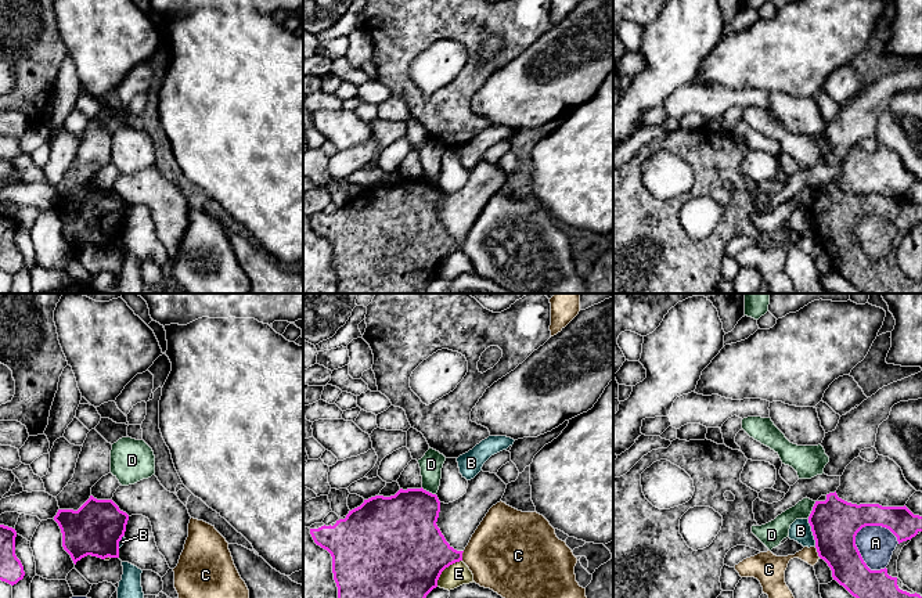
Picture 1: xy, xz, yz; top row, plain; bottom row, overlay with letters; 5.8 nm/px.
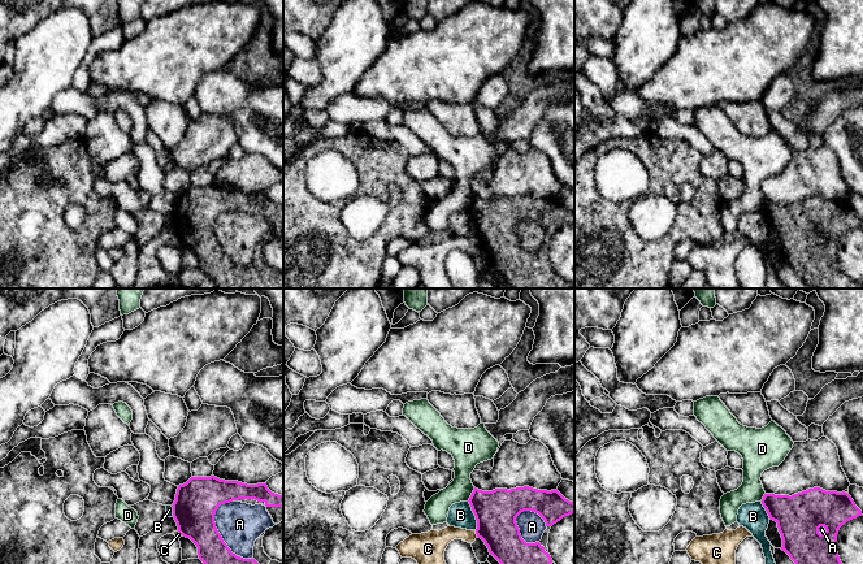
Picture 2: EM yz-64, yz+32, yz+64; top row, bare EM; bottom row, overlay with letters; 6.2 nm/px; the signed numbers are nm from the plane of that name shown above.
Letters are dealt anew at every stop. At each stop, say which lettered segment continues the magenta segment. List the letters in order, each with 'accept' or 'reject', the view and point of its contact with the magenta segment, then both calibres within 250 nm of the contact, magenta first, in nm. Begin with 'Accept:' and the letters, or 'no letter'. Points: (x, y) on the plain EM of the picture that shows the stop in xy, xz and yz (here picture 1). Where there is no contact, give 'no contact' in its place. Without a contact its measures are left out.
Accept: no letter
A: reject; meets magenta in yz at (860, 244); 280 nm thick on the magenta side, 200 nm on the other
B: reject; meets magenta in yz at (813, 223); 280 nm thick on the magenta side, 130 nm on the other
C: reject; meets magenta in yz at (817, 241); 280 nm thick on the magenta side, 110 nm on the other
D: reject; meets magenta in yz at (813, 200); 280 nm thick on the magenta side, 130 nm on the other
E: reject; meets magenta in xz at (445, 258); 480 nm thick on the magenta side, 140 nm on the other

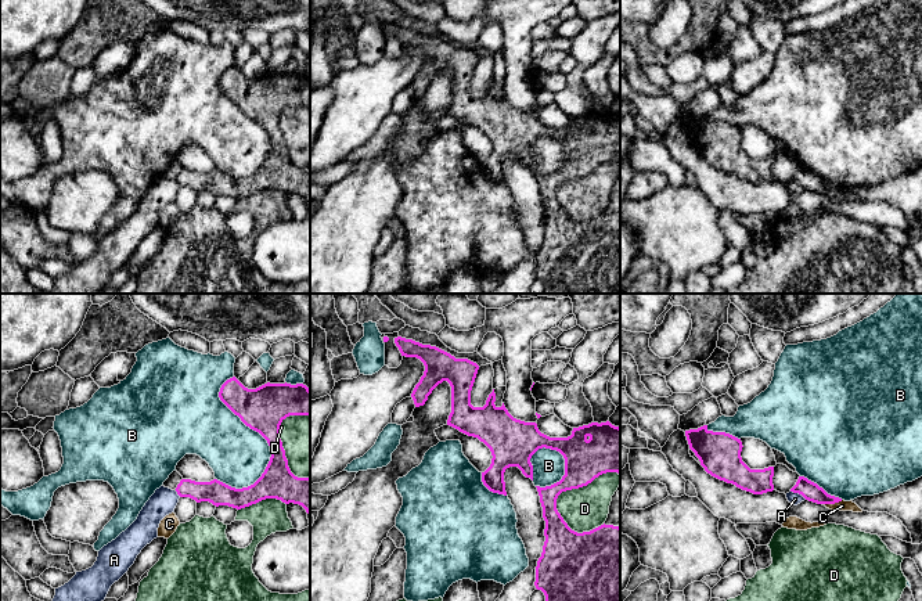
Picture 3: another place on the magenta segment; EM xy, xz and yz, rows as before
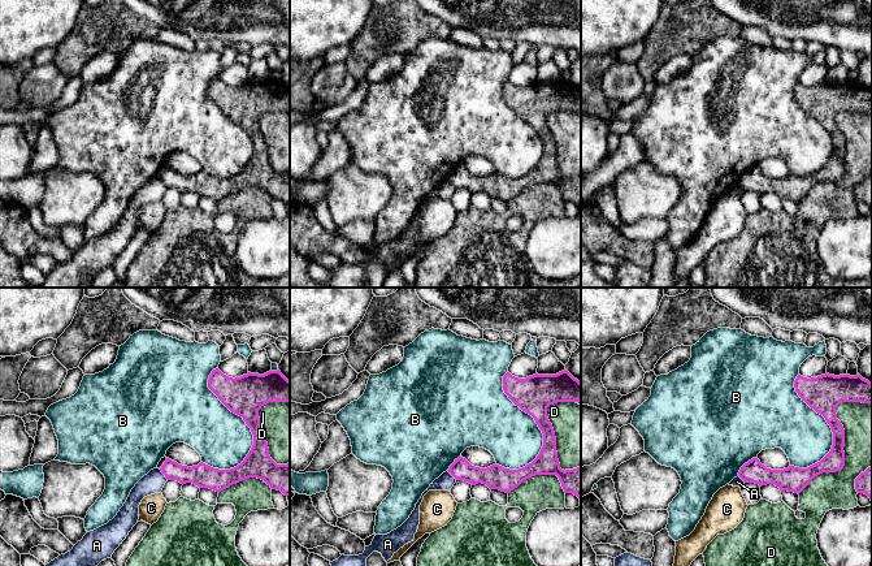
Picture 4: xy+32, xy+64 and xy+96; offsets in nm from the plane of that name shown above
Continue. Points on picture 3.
Accept: no letter
A: reject; meets magenta in yz at (799, 183); 110 nm thick on the magenta side, 70 nm on the other
B: reject; meets magenta in xy at (258, 121); 260 nm thick on the magenta side, 340 nm on the other
C: reject; meets magenta in yz at (832, 193); 110 nm thick on the magenta side, 60 nm on the other
D: reject; meets magenta in xz at (571, 179); 240 nm thick on the magenta side, 260 nm on the other

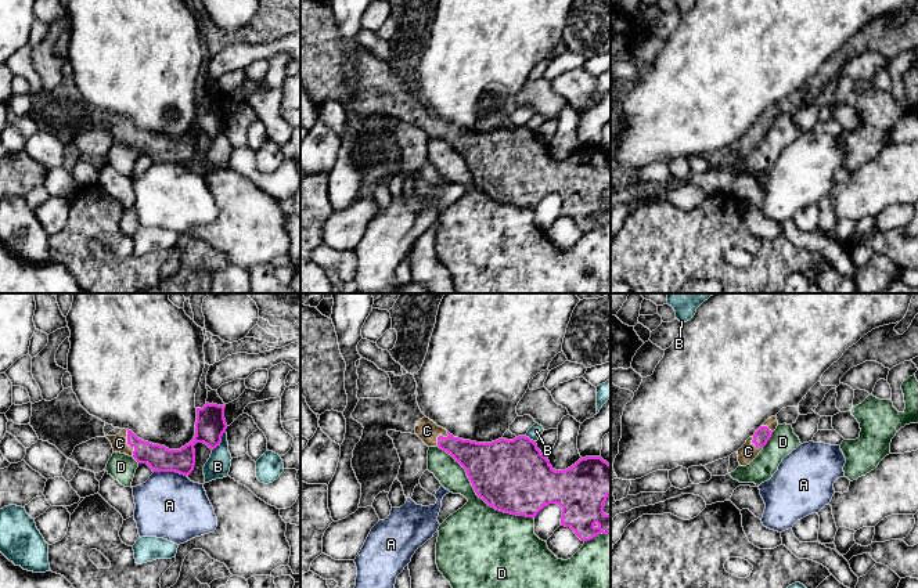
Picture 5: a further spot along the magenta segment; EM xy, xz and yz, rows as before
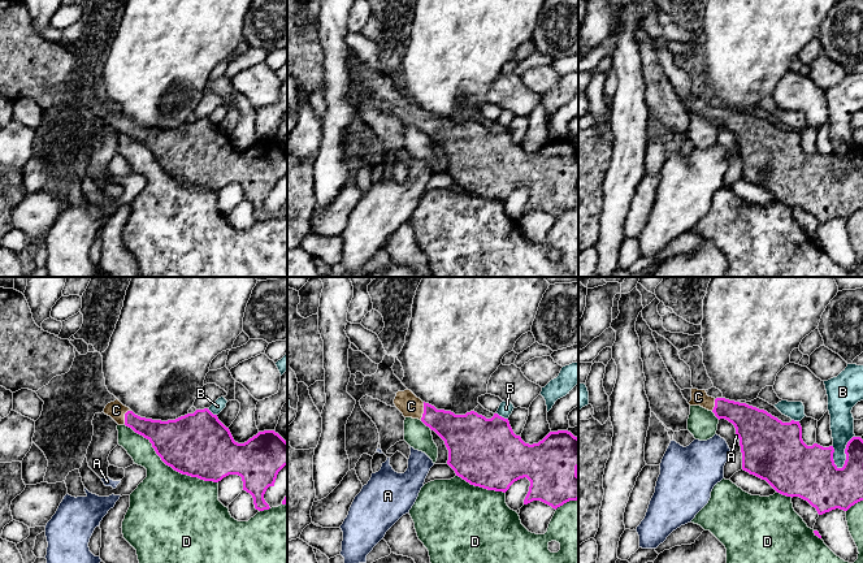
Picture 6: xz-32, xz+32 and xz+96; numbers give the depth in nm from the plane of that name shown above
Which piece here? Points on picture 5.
Accept: C
A: reject; meets magenta in xy at (170, 161); 150 nm thick on the magenta side, 380 nm on the other
B: reject; meets magenta in xy at (220, 132); 170 nm thick on the magenta side, 140 nm on the other
C: accept; meets magenta in xy at (128, 133); 150 nm thick on the magenta side, 100 nm on the other
D: reject; meets magenta in xz at (479, 187); 440 nm thick on the magenta side, 420 nm on the other

